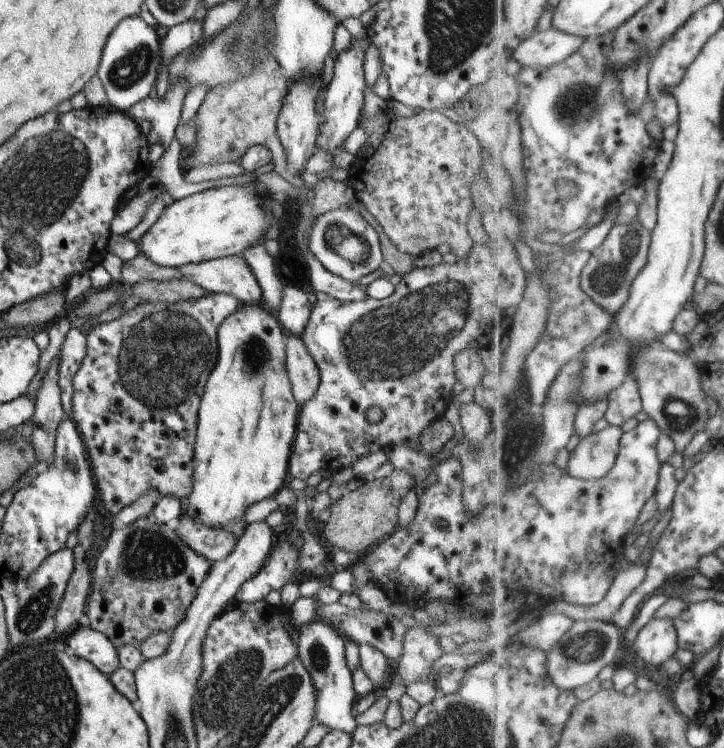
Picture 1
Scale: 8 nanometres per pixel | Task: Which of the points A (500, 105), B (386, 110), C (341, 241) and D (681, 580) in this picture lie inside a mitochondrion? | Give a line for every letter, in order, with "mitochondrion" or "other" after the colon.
A: other
B: other
C: mitochondrion
D: other

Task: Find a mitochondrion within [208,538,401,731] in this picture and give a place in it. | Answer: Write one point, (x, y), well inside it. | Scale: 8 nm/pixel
(318, 656)

